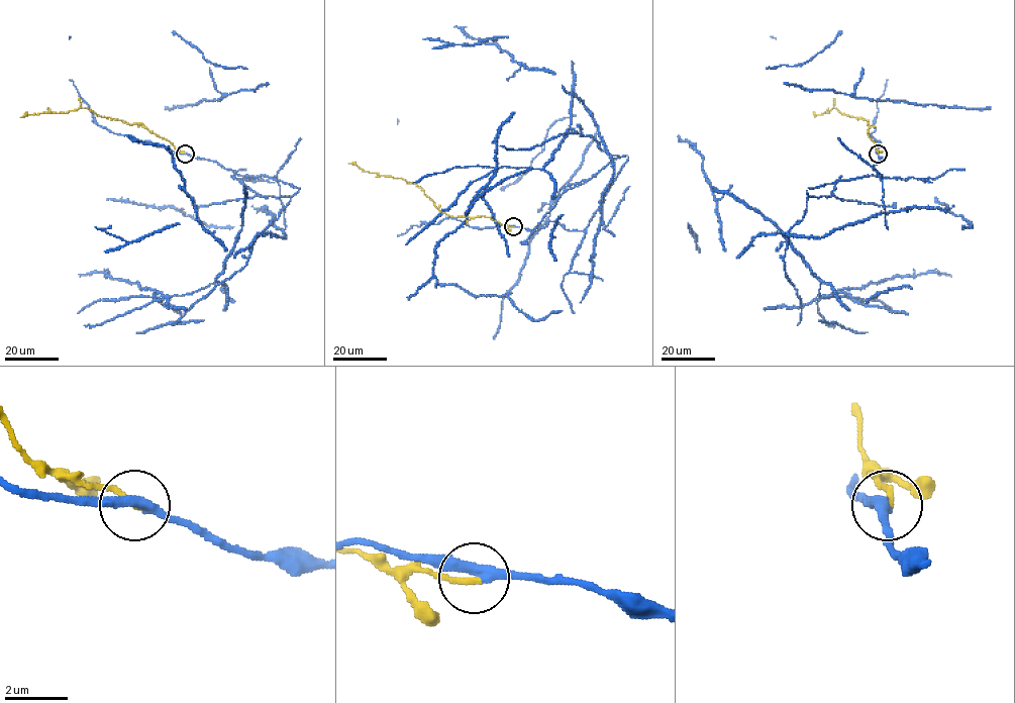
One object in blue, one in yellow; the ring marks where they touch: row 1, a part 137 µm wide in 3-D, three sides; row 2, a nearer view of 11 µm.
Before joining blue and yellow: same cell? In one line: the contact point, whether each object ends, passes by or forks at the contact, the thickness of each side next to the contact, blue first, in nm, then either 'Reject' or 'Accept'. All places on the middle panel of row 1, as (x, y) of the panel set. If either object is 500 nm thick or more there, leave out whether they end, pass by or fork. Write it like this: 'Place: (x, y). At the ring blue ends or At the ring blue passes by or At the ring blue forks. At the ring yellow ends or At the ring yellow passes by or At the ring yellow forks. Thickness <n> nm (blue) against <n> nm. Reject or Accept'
Place: (513, 226). At the ring blue passes by. At the ring yellow ends. Thickness 360 nm (blue) against 180 nm. Reject

